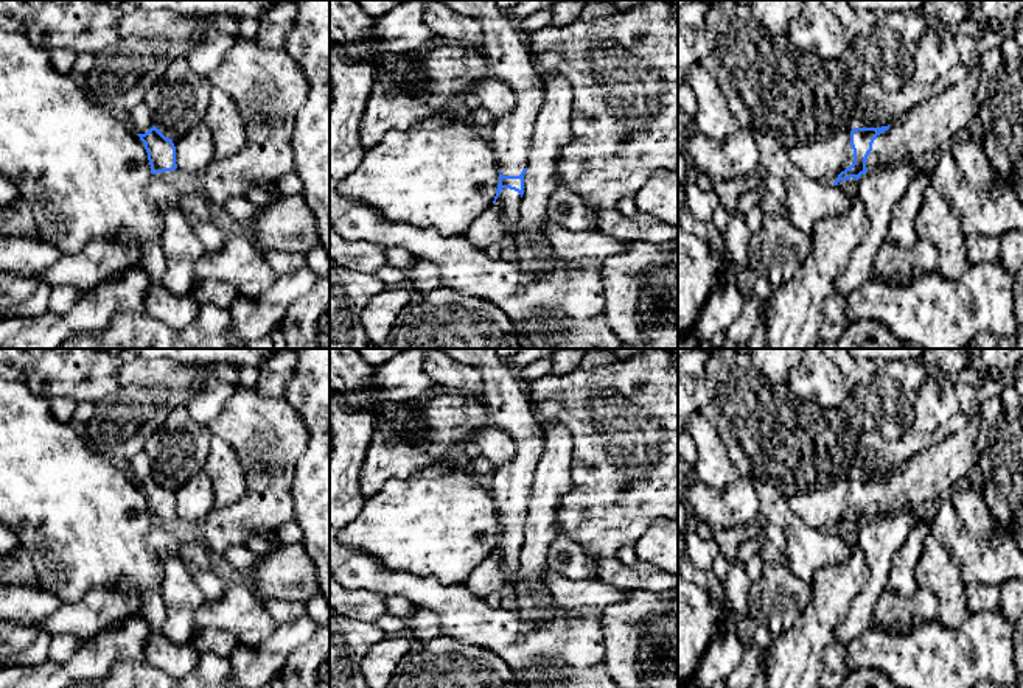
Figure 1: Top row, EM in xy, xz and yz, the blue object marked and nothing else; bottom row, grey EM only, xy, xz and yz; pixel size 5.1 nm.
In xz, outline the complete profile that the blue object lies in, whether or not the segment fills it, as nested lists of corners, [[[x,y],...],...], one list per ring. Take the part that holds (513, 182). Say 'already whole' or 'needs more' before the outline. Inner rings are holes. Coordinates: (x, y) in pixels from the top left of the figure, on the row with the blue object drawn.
needs more; [[[432,0],[482,23],[482,54],[491,76],[502,79],[516,95],[512,112],[496,121],[488,142],[496,157],[499,184],[493,204],[499,209],[510,249],[519,223],[519,204],[524,195],[524,174],[535,132],[535,121],[543,107],[544,81],[532,64],[529,44],[516,23],[501,9],[496,0]]]

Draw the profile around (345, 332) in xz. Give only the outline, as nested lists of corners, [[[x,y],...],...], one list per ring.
[[[330,266],[330,349],[368,349],[361,311],[370,297],[387,288],[372,274]]]

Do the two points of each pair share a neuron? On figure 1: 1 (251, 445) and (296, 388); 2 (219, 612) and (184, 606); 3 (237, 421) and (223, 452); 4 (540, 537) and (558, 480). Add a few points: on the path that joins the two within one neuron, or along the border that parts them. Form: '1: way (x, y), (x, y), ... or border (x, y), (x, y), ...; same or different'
1: border (283, 396), (291, 407); different
2: border (205, 601), (196, 612), (195, 632); different
3: border (213, 435), (219, 436), (233, 450), (244, 475); different
4: way (541, 523), (546, 494); same

